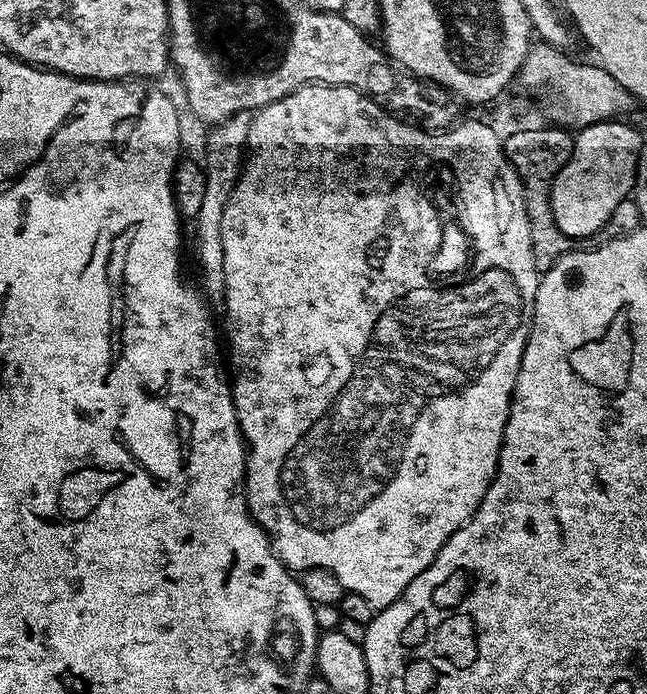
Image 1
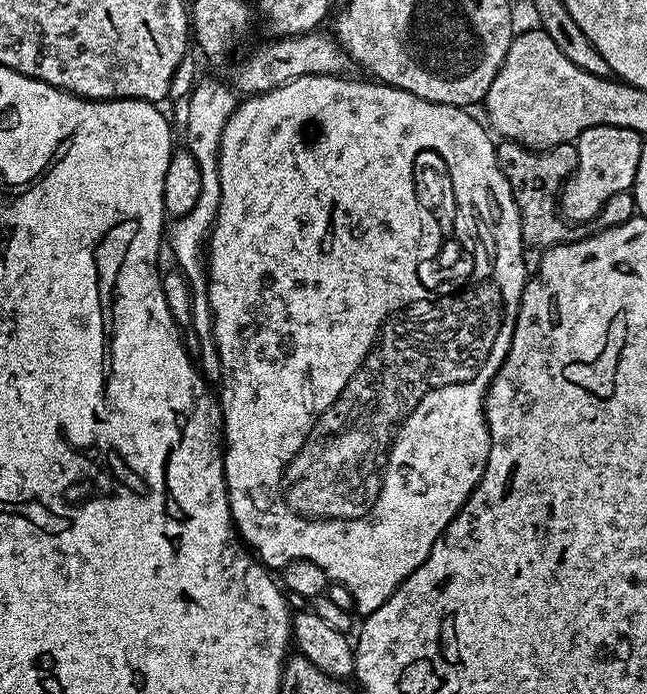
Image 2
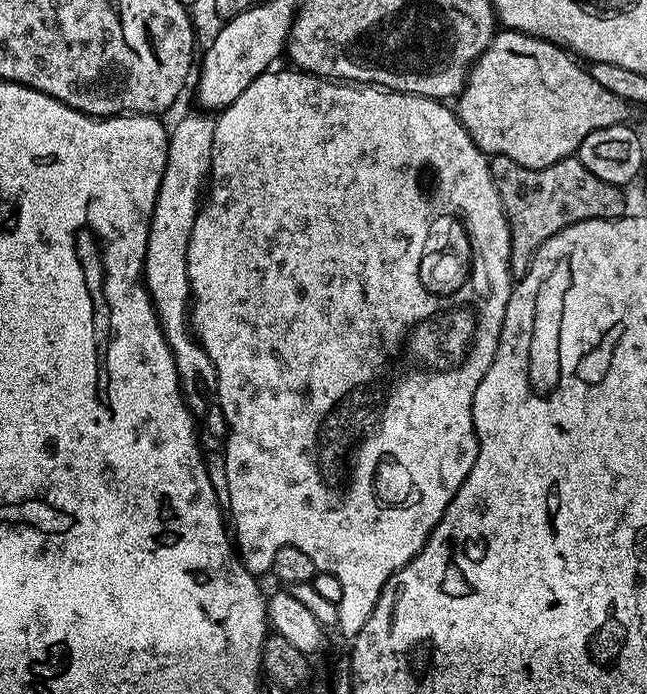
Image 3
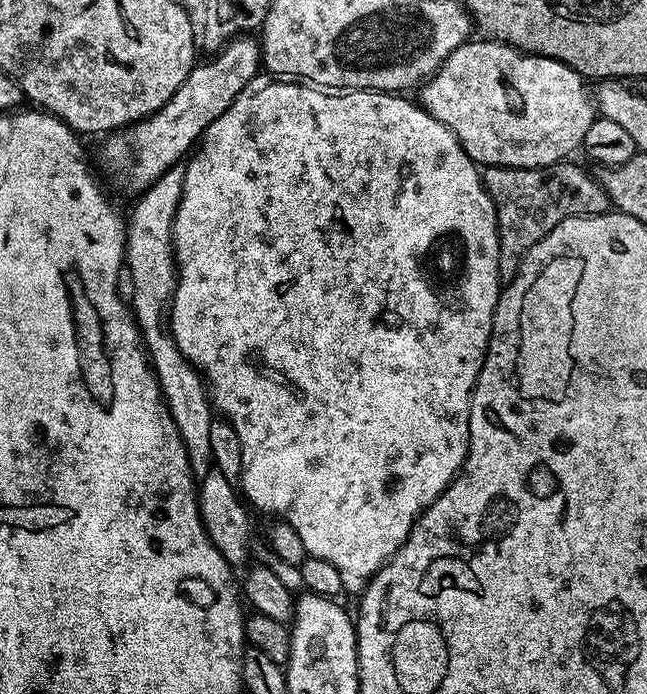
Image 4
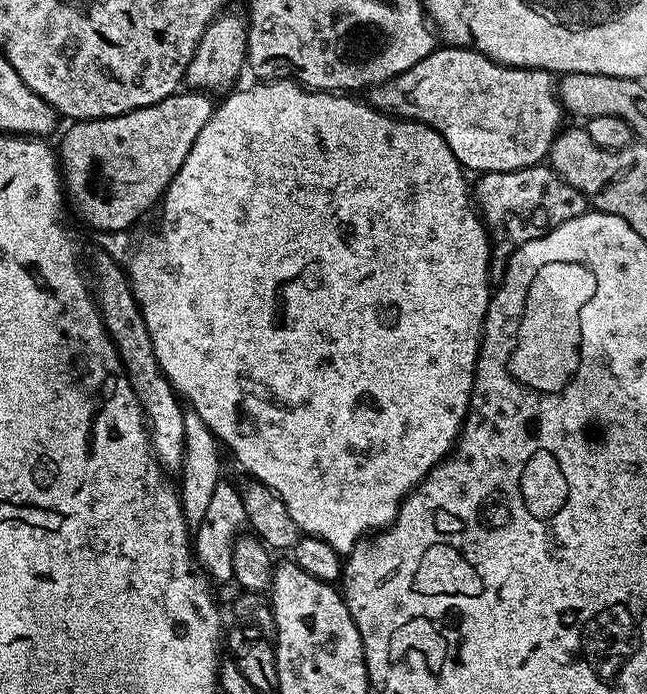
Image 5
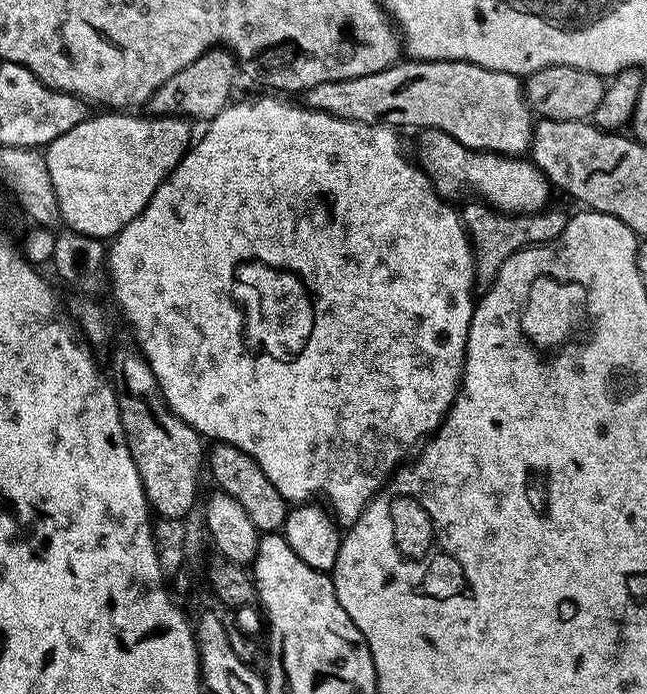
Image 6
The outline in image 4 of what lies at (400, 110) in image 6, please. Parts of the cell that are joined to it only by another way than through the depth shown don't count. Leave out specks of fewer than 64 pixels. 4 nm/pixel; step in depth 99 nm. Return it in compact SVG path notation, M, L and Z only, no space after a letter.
M470 38L458 46L433 76L419 85L420 107L460 139L462 150L478 166L545 168L567 161L571 157L568 155L583 145L586 130L598 119L593 93L584 85L585 77L561 60L524 52L502 40L476 39Z

